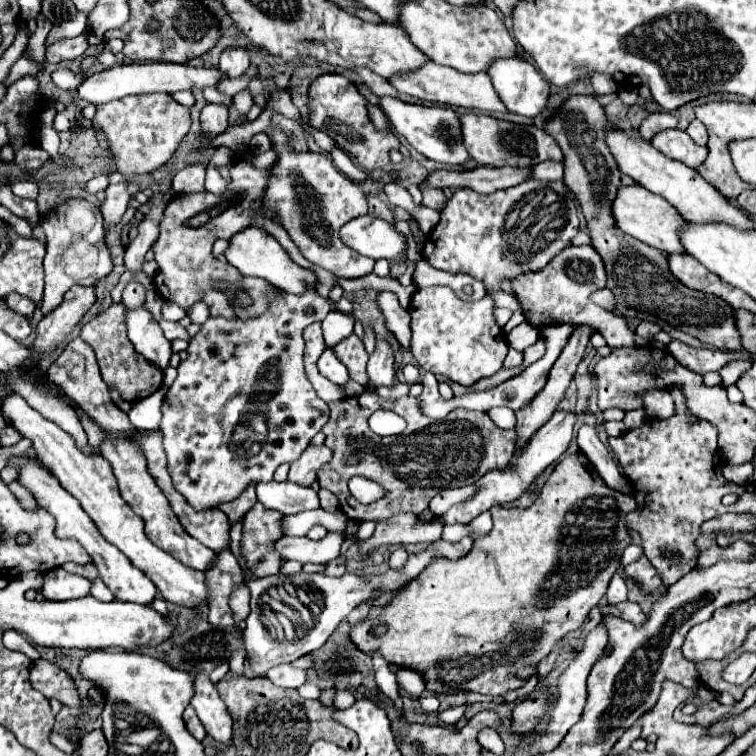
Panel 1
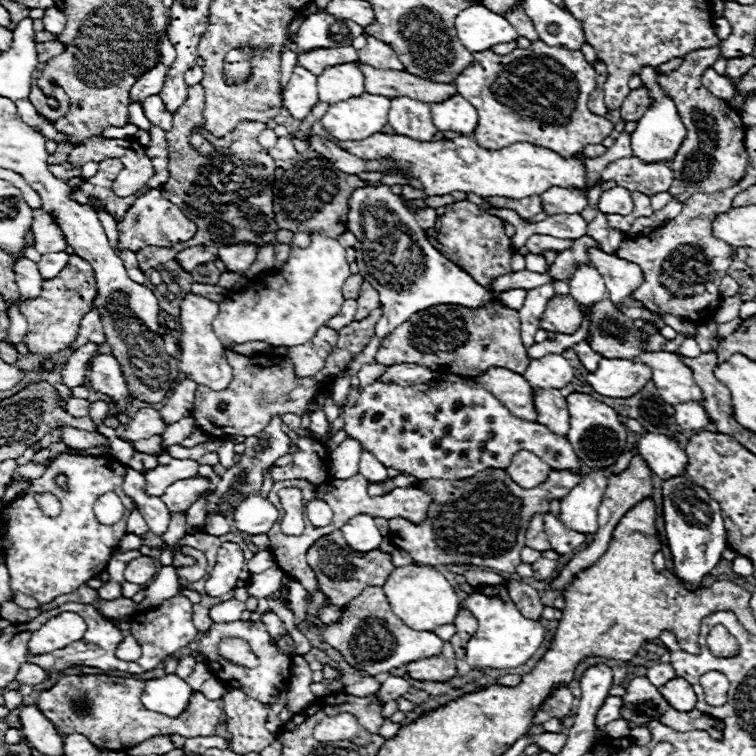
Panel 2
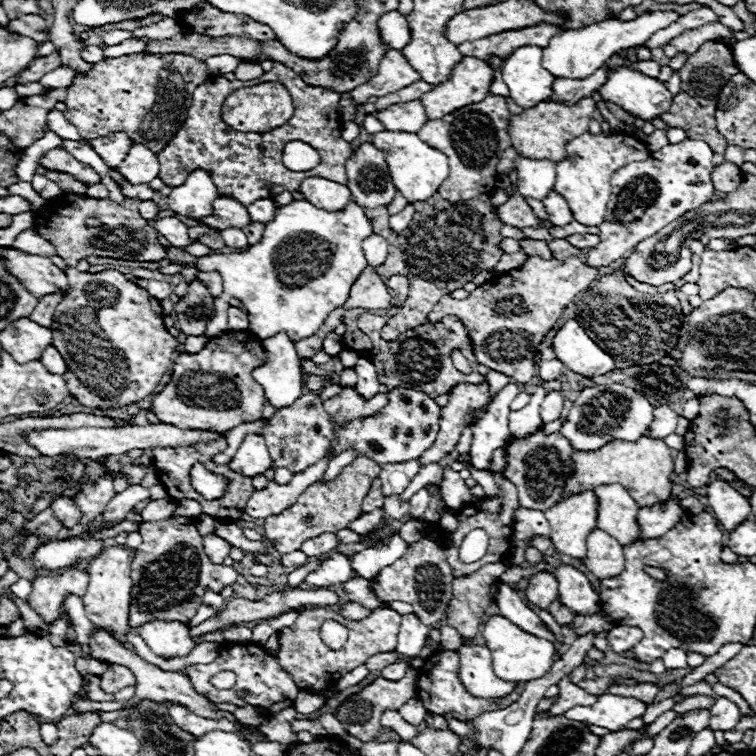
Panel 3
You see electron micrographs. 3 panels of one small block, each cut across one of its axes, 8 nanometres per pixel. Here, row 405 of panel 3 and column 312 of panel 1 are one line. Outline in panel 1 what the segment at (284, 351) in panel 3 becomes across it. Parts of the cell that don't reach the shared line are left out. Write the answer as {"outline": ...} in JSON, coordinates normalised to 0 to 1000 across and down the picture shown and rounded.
{"outline":[[[328,299],[320,307],[315,307],[312,312],[304,315],[304,328],[299,333],[299,344],[315,354],[323,365],[339,365],[339,368],[349,368],[357,376],[362,376],[365,381],[384,386],[384,389],[397,389],[402,386],[402,381],[418,381],[421,378],[421,368],[413,357],[405,357],[399,352],[394,352],[381,336],[378,331],[365,320],[362,312],[357,312],[352,304],[347,302],[336,302]]]}

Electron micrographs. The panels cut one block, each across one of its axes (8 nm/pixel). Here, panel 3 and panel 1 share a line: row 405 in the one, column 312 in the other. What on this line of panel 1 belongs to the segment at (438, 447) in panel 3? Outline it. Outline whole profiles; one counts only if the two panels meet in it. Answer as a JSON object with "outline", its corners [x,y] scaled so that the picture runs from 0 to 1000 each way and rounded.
{"outline":[[[410,590],[399,598],[394,608],[384,614],[381,635],[394,638],[397,643],[413,643],[421,632],[421,622],[439,608],[439,595],[431,590]]]}

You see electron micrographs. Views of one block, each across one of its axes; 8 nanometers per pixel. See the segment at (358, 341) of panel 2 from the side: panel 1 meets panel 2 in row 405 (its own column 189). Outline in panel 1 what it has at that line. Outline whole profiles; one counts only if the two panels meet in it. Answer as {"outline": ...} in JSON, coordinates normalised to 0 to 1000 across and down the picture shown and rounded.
{"outline":[[[325,209],[312,212],[312,217],[304,225],[307,241],[302,243],[299,257],[286,259],[278,254],[265,257],[233,257],[225,270],[220,272],[220,280],[212,291],[212,310],[209,317],[201,323],[204,344],[209,347],[212,357],[204,365],[206,384],[233,399],[238,407],[249,410],[254,402],[265,399],[270,386],[283,384],[280,373],[294,370],[299,376],[312,376],[323,365],[307,354],[299,347],[288,347],[278,339],[280,323],[288,315],[307,315],[312,307],[323,304],[331,296],[331,270],[333,275],[341,275],[349,286],[360,286],[347,272],[347,257],[354,238],[354,225],[336,225],[325,214]]]}

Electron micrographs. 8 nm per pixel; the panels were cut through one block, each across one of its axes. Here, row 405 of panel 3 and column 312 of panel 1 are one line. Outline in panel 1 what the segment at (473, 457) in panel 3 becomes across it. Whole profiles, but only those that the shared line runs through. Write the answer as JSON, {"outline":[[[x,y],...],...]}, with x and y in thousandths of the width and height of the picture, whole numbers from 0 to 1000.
{"outline":[[[354,638],[339,640],[341,664],[354,675],[370,680],[397,680],[405,675],[421,675],[421,653],[413,646],[399,646],[386,638]]]}

